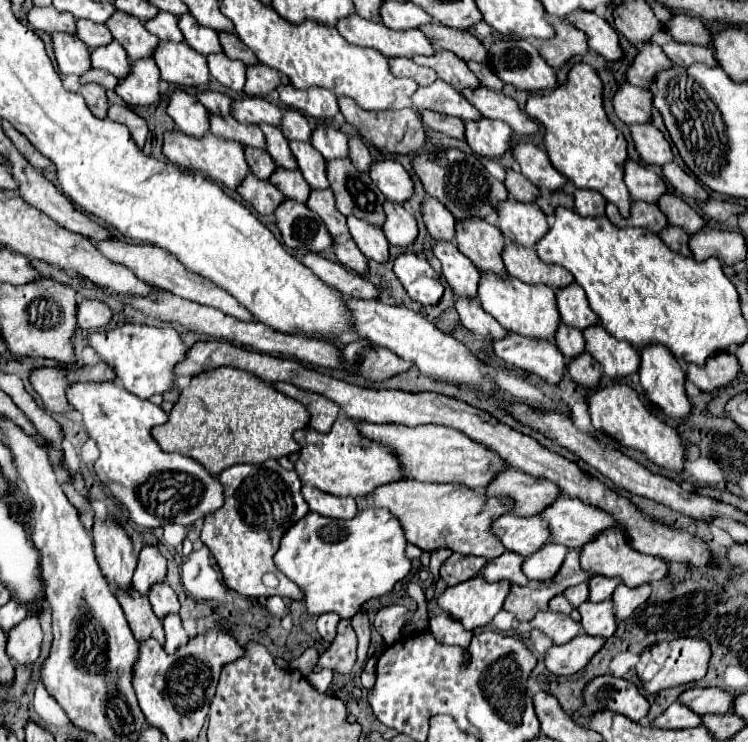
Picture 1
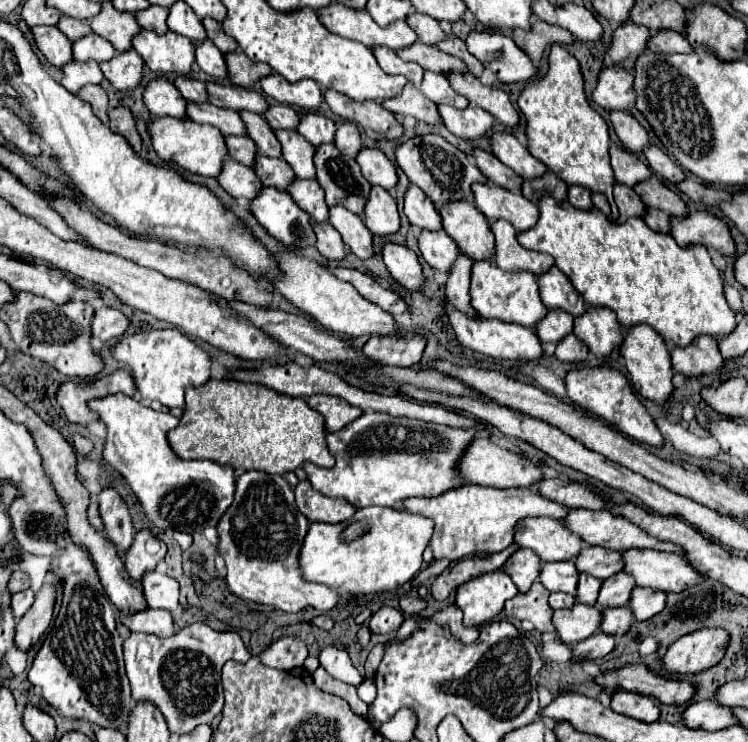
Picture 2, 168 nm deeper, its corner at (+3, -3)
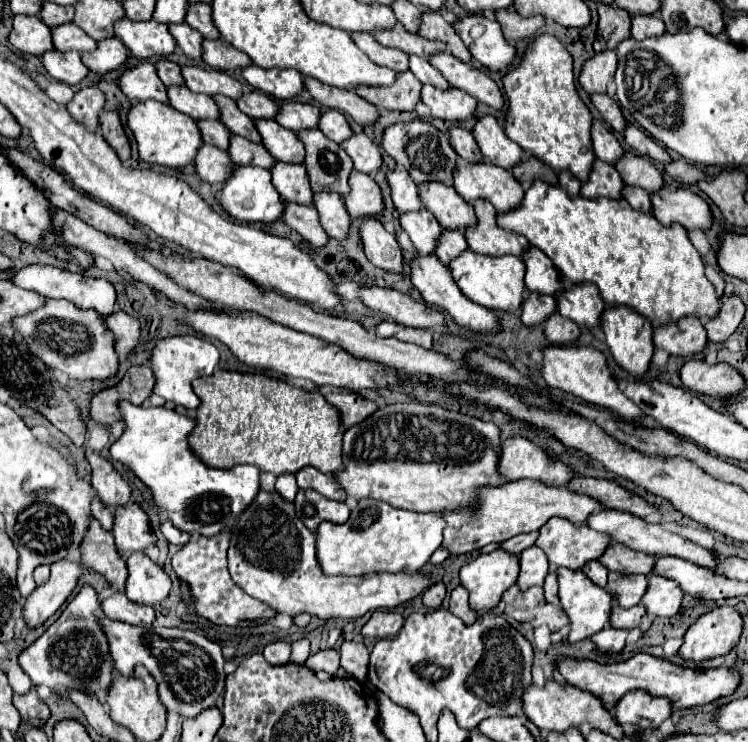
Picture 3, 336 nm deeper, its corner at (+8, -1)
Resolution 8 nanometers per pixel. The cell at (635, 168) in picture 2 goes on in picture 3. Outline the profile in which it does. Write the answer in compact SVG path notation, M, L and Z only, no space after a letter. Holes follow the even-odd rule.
M602 120L592 122L592 146L594 146L596 158L608 164L614 164L620 158L620 154L624 154L620 142Z

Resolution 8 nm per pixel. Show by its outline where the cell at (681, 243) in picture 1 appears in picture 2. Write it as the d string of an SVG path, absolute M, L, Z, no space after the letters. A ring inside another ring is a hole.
M647 208L647 214L645 214L643 220L655 232L661 232L661 234L669 234L671 232L671 218L669 218L669 214L661 214L659 210Z

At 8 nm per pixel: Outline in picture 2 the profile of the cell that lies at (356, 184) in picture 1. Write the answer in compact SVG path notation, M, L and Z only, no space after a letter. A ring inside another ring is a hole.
M335 144L329 146L319 146L315 152L315 168L317 168L317 182L321 184L321 188L325 190L325 200L327 206L345 206L349 212L363 216L365 212L365 204L369 200L371 194L371 184L363 178L359 164L353 158L345 158Z

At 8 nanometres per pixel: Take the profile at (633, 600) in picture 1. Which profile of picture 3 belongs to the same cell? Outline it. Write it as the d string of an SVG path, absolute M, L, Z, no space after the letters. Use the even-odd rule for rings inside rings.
M652 574L648 592L644 594L642 604L648 608L648 616L652 616L652 618L676 616L682 608L682 598L684 598L684 592L682 592L680 584L676 584L674 580L668 580L664 576Z

